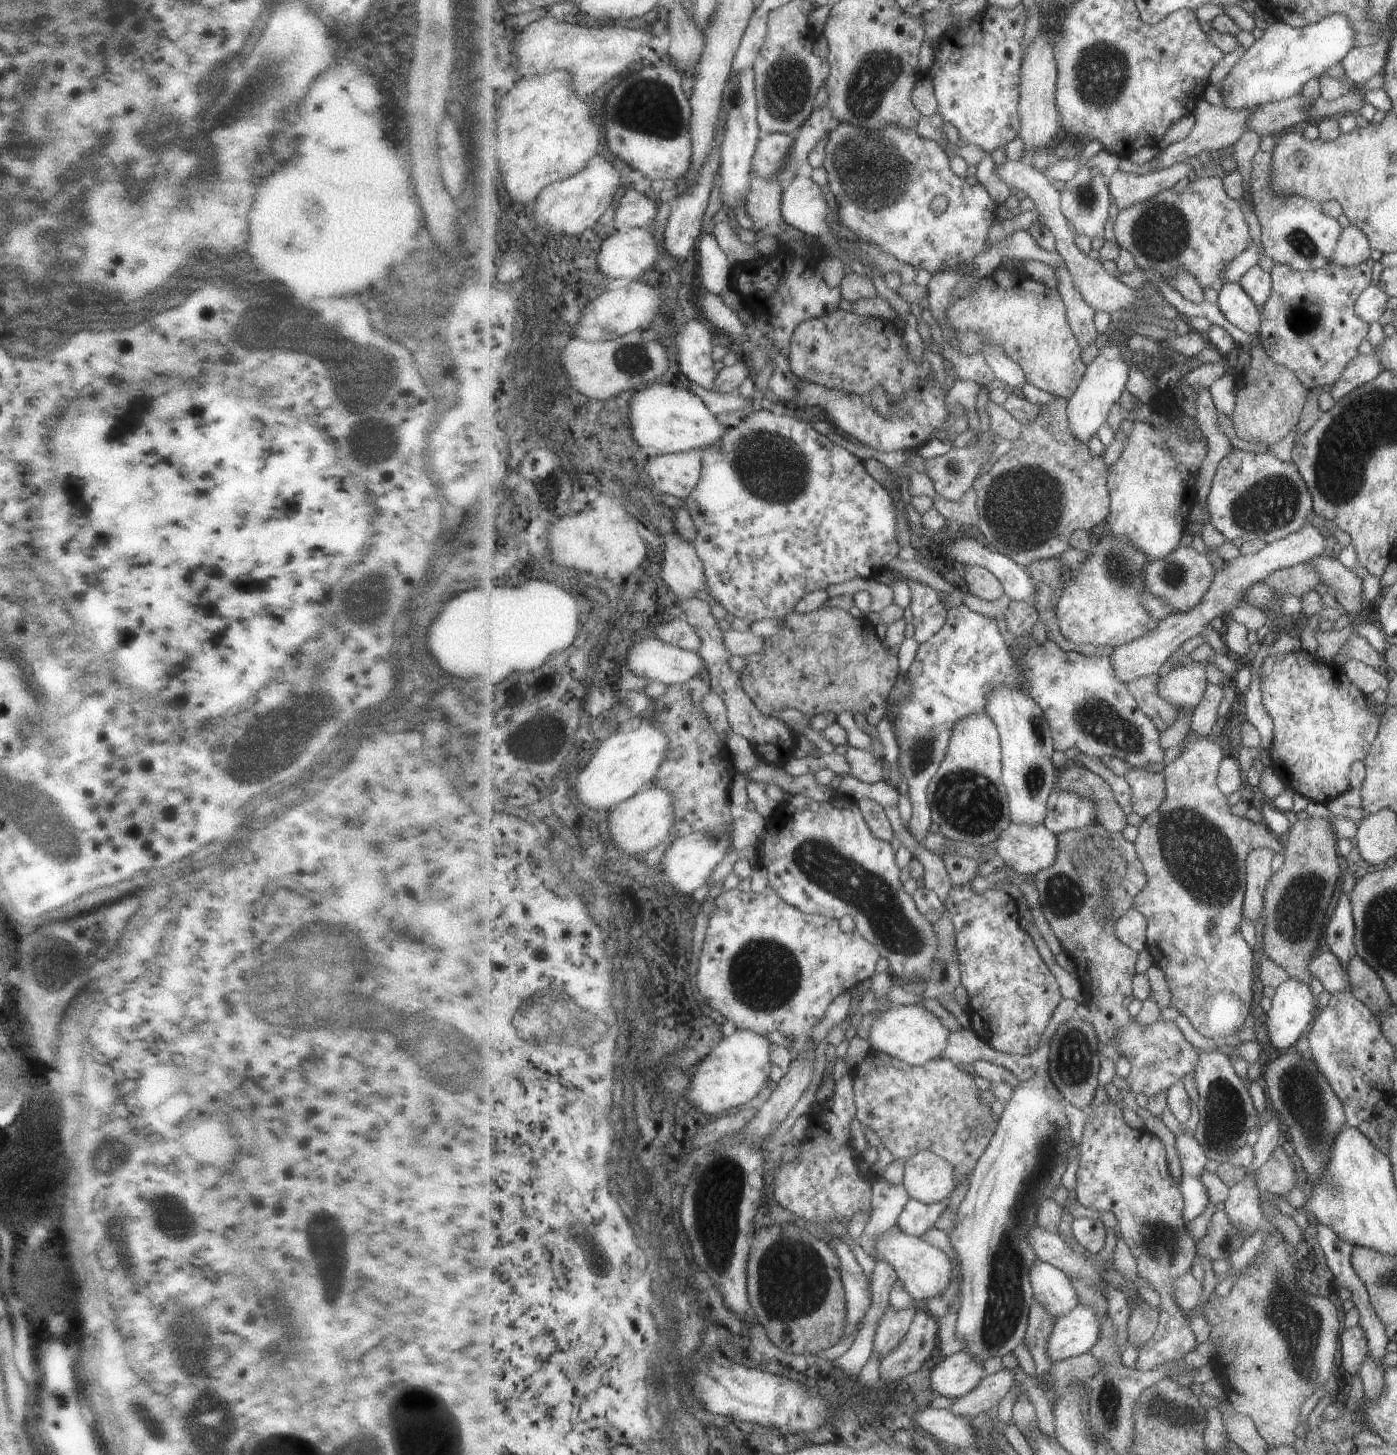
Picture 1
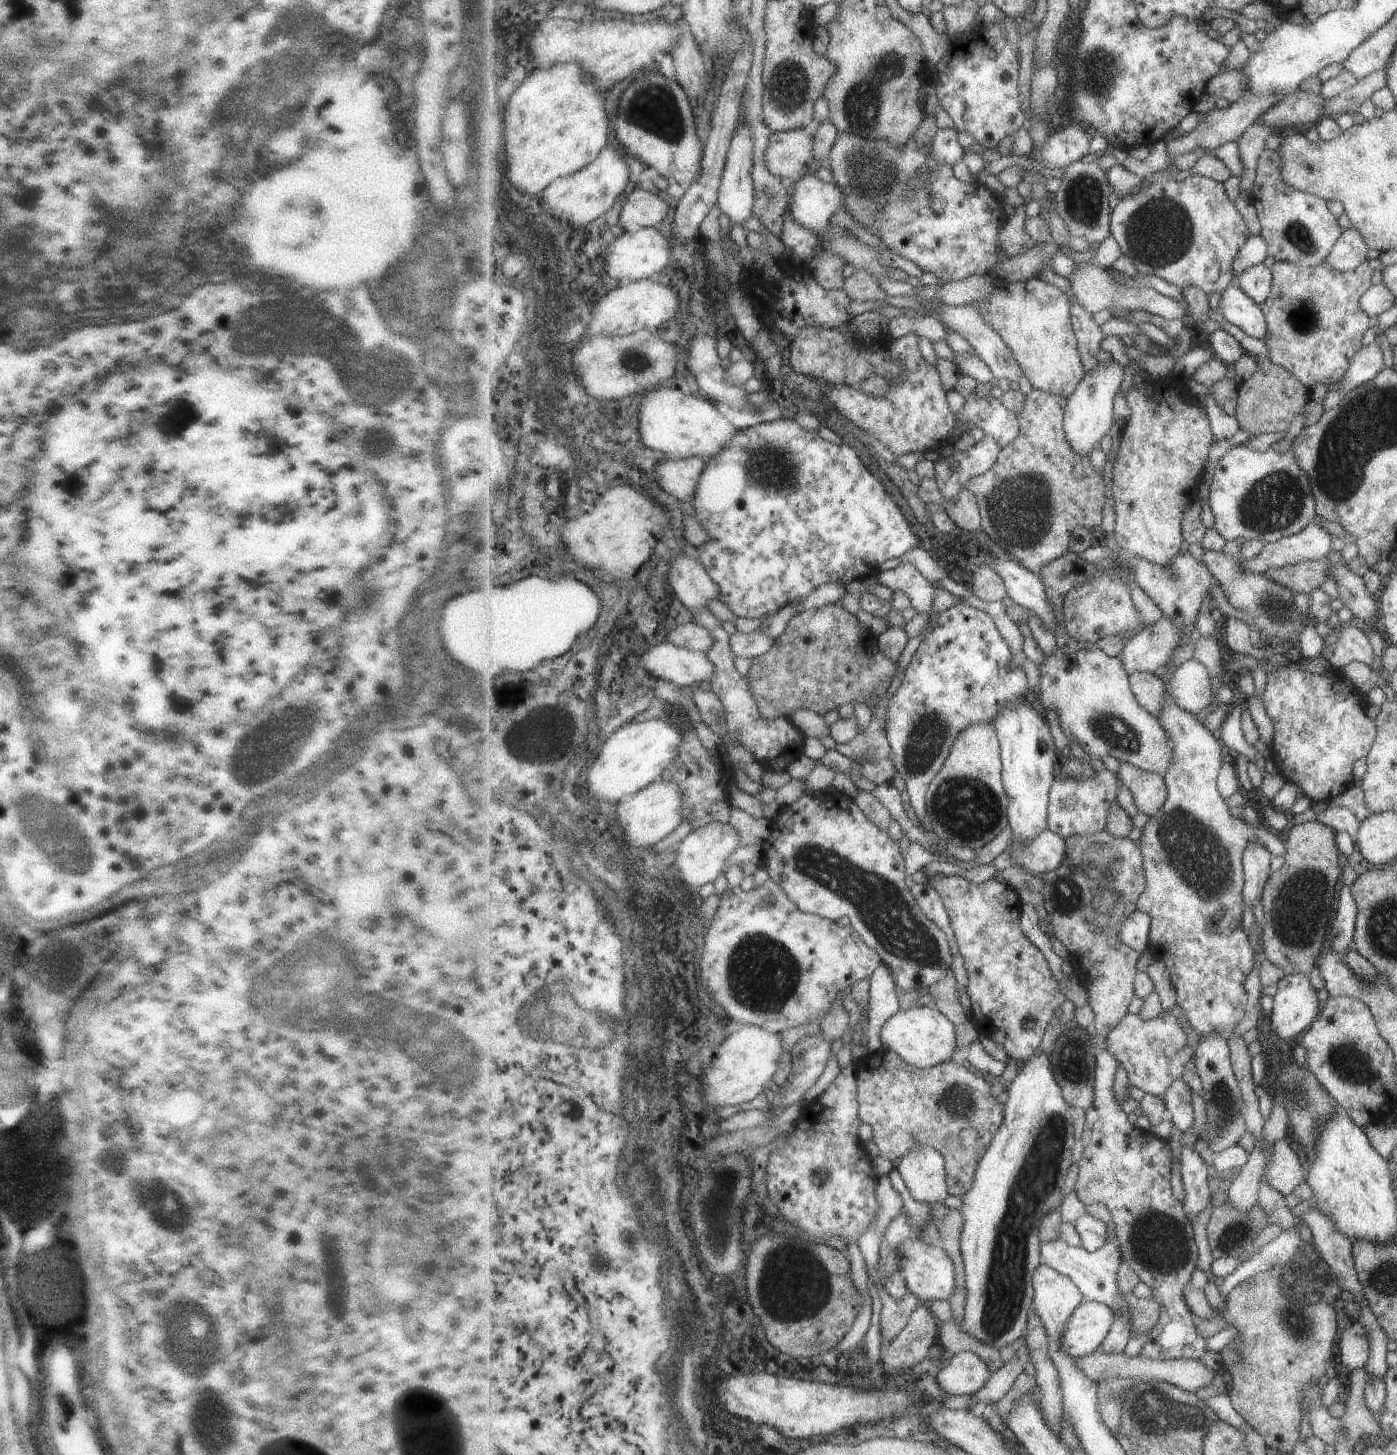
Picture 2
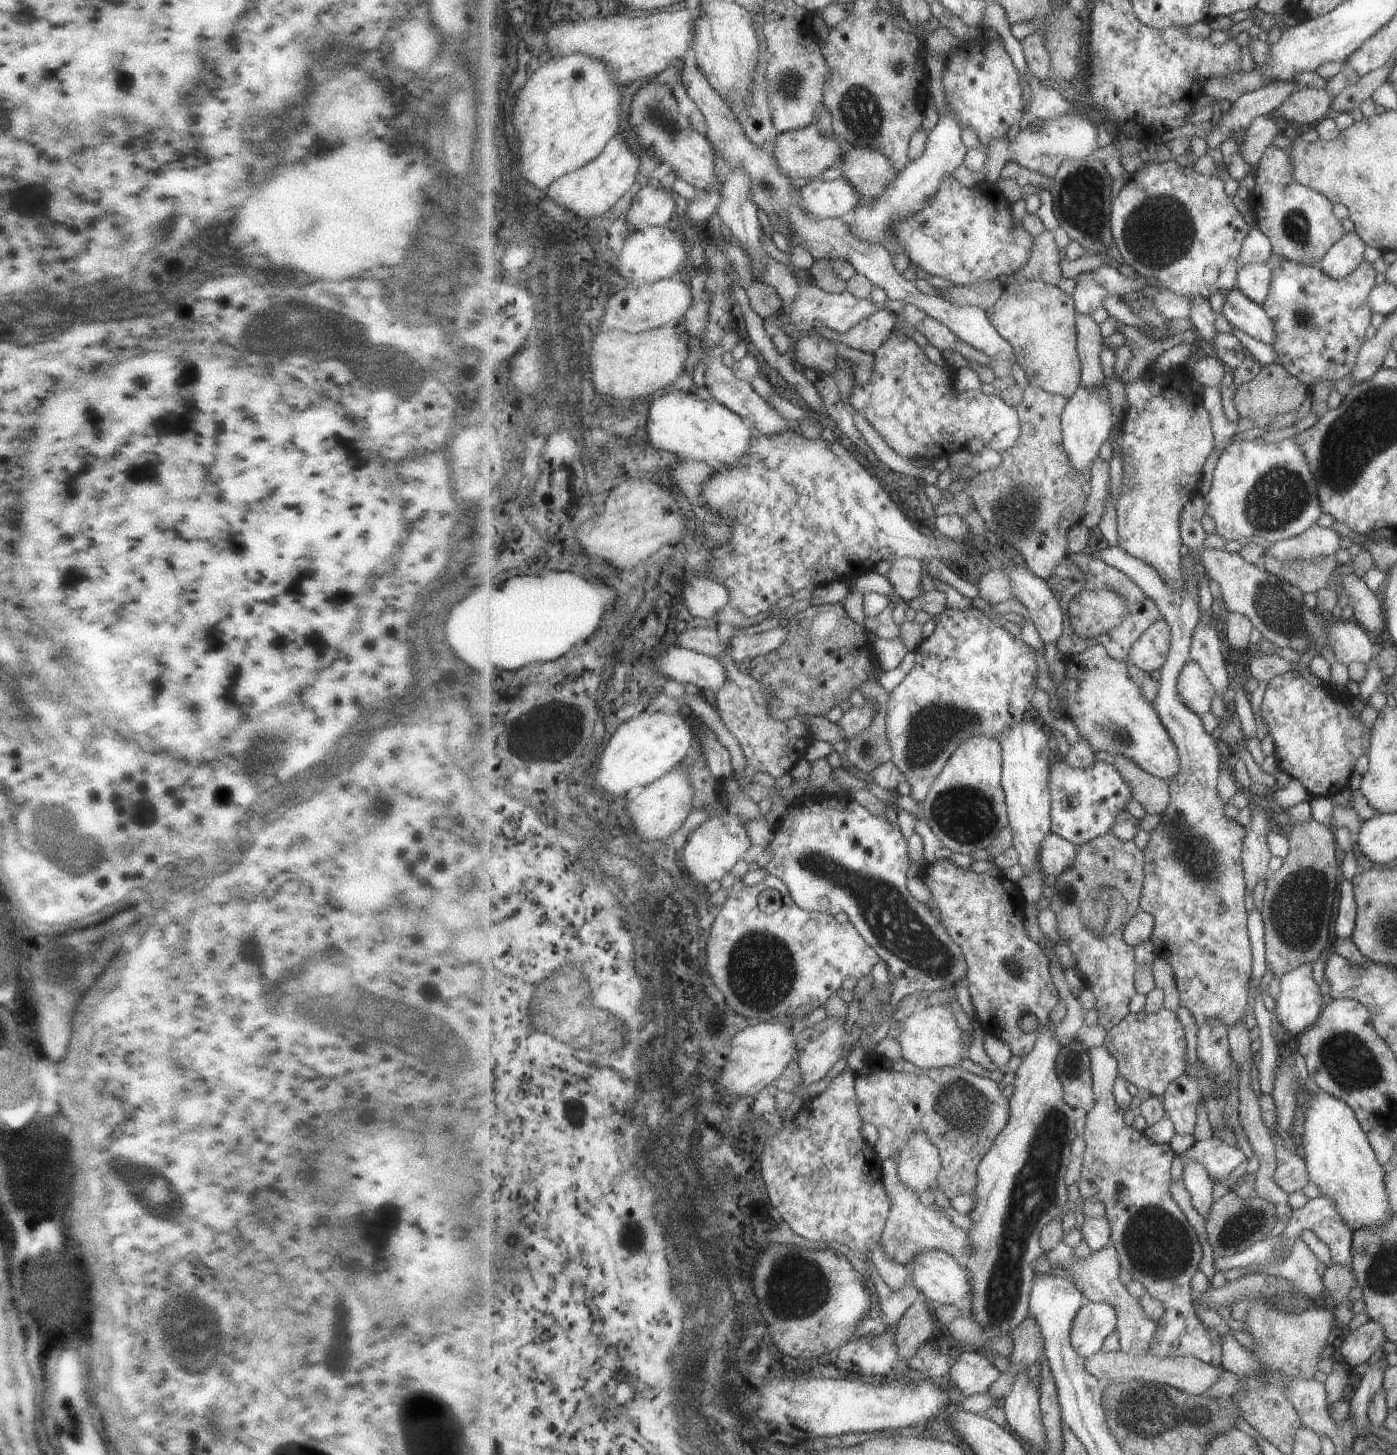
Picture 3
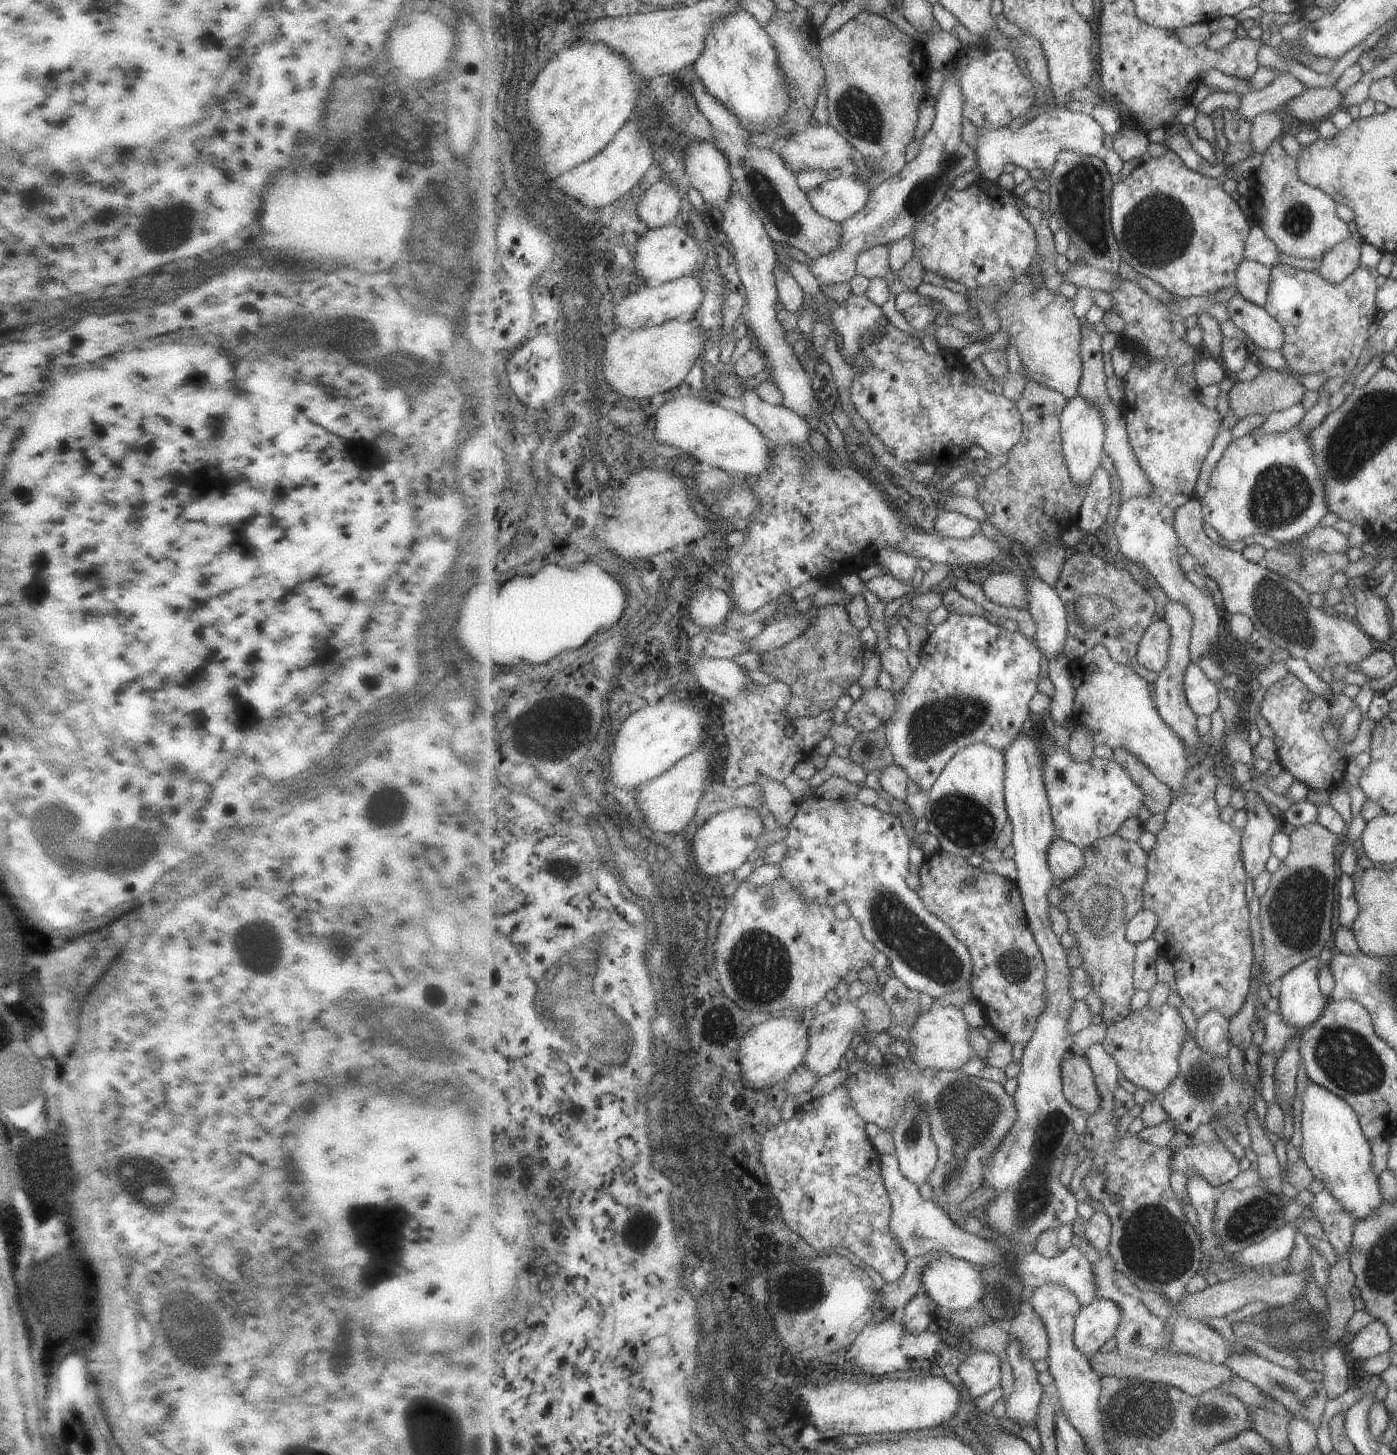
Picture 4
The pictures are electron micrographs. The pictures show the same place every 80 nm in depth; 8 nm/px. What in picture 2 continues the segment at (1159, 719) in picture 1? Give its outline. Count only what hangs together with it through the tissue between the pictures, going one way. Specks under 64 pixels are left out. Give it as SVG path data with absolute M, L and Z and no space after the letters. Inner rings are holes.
M1133 672L1130 681L1137 701L1159 718L1159 712L1165 703L1166 688L1161 673Z

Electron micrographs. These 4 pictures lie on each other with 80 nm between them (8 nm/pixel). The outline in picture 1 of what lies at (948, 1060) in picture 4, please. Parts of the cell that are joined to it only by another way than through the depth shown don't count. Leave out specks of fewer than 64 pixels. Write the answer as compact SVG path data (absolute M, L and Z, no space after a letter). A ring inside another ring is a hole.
M899 1005L897 1008L887 1010L877 1020L872 1022L868 1042L871 1050L891 1054L902 1062L913 1066L923 1066L941 1058L949 1044L951 1031L941 1024L941 1020L935 1014L929 1012L921 1005Z

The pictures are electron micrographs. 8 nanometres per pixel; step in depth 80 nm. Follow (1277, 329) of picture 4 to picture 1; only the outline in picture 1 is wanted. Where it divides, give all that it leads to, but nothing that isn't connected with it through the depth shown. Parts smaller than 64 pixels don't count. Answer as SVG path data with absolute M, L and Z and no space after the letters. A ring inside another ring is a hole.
M1225 283L1218 289L1216 304L1226 318L1240 330L1257 336L1263 324L1261 309L1239 283Z

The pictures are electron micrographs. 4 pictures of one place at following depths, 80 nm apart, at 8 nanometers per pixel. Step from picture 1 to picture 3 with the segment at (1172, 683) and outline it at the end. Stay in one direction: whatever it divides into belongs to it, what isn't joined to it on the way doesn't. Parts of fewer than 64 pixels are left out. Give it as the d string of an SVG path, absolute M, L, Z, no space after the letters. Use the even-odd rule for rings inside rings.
M1189 661L1181 672L1178 682L1181 701L1198 716L1208 714L1217 695L1215 686L1205 677L1204 670L1194 661Z

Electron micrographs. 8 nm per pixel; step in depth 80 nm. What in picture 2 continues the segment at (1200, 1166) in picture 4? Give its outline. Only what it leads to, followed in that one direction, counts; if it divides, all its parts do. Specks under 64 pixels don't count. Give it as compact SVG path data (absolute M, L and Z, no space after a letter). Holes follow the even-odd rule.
M1202 1139L1195 1144L1195 1152L1203 1156L1203 1160L1215 1171L1219 1172L1219 1174L1230 1172L1233 1168L1242 1169L1245 1167L1245 1164L1248 1164L1249 1158L1251 1157L1251 1153L1238 1145L1215 1152L1211 1148L1209 1140Z

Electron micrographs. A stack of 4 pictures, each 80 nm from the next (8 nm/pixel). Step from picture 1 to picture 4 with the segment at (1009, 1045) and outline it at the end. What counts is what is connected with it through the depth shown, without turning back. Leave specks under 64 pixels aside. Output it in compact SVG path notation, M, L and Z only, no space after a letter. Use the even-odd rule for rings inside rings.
M941 849L926 854L919 871L922 883L917 892L925 906L952 928L972 954L974 969L971 991L974 1000L981 1005L985 1023L998 1032L999 1038L1025 1048L1035 1034L1037 1019L1048 1007L1044 953L1029 926L1022 892L1016 881L992 873L988 868L973 867L965 859Z

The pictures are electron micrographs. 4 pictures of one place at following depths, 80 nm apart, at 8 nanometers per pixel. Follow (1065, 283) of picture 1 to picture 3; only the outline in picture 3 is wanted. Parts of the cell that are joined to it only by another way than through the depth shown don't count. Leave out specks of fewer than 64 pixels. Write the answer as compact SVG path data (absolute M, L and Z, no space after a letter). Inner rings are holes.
M1077 315L1078 353L1082 363L1081 386L1103 388L1107 379L1101 363L1104 352L1104 338L1099 324L1089 315Z

